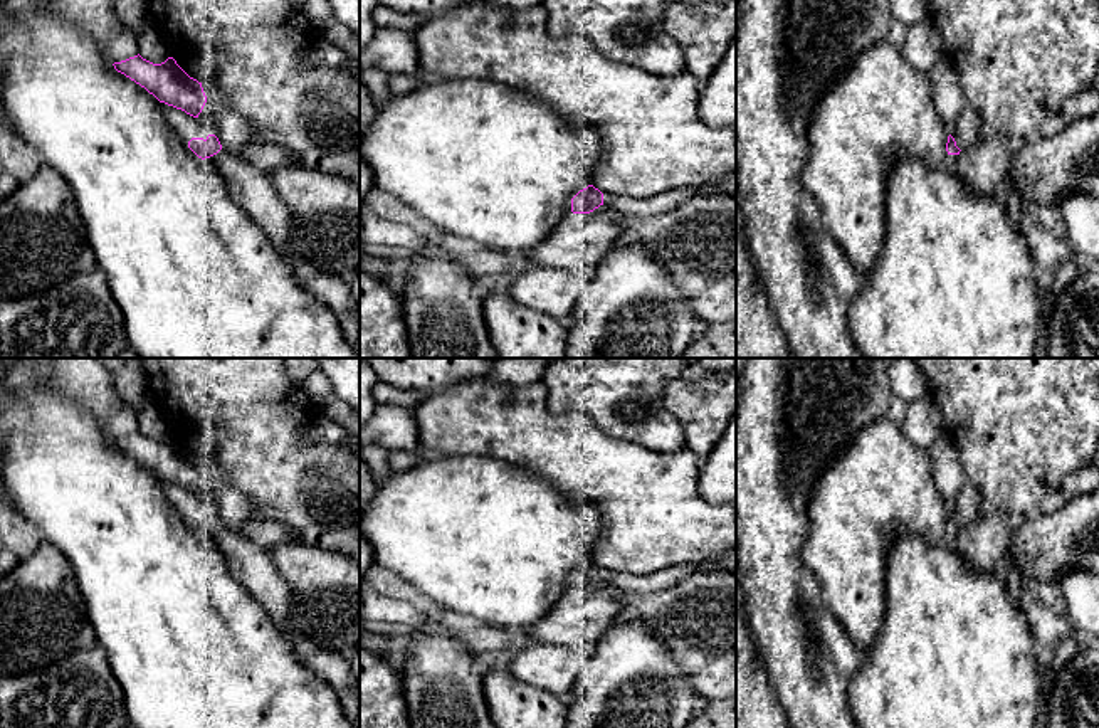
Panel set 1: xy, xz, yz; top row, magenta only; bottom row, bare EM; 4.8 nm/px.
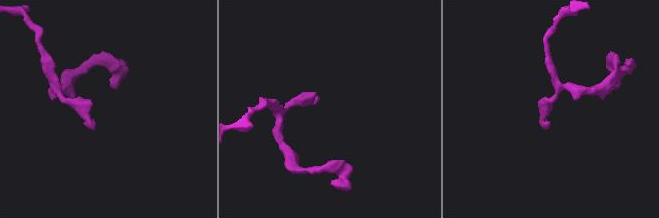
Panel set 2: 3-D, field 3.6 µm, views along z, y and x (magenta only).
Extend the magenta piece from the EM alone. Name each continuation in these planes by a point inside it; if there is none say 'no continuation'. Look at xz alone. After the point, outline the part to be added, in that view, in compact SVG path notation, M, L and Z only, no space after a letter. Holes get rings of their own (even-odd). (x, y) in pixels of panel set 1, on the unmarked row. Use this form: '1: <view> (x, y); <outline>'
1: xz (657, 580); M682 563L647 575L628 575L625 572L603 570L603 582L610 583L615 588L623 590L625 593L649 593L669 588L682 580L686 580L694 572L726 572L721 567L709 568L707 565Z

